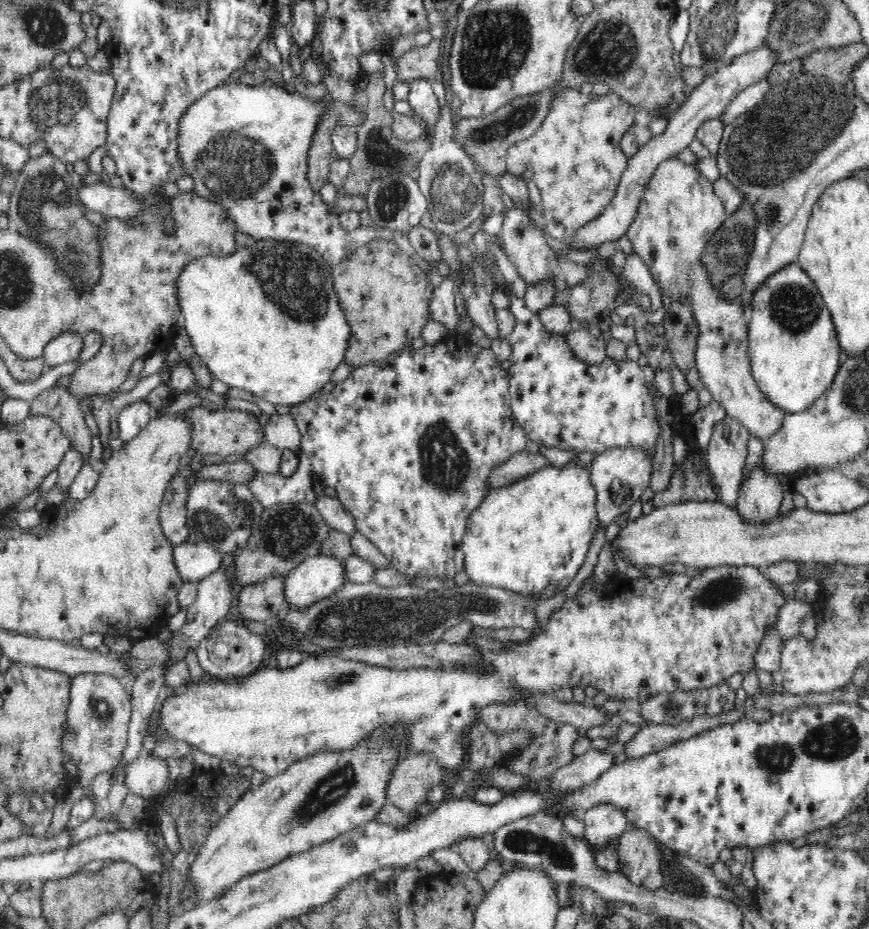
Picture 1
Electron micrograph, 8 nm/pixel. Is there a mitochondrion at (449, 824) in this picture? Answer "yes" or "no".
no

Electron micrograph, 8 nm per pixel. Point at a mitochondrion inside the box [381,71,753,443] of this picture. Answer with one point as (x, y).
(454, 192)

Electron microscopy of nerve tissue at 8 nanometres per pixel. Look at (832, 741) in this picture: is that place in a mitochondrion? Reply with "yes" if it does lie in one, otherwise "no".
yes

